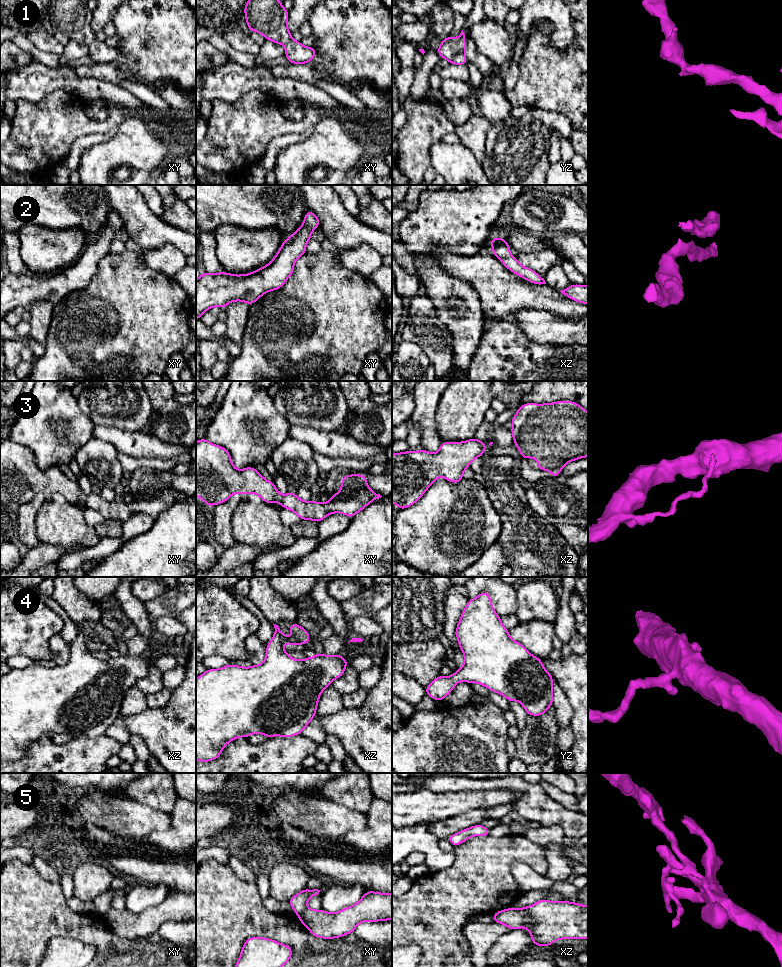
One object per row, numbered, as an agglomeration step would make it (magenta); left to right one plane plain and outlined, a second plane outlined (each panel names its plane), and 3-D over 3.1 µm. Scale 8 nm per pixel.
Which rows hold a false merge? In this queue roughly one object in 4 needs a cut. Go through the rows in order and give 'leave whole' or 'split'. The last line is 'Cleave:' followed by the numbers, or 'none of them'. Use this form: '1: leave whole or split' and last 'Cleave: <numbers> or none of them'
1: leave whole
2: leave whole
3: leave whole
4: leave whole
5: split
Cleave: 5

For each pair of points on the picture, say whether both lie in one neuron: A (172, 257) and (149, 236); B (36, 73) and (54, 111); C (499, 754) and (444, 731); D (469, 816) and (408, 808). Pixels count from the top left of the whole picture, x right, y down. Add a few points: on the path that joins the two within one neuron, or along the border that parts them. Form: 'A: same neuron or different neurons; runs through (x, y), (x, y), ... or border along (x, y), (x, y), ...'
A: different neurons; border along (143, 249), (171, 244), (183, 252)
B: different neurons; border along (70, 92), (56, 89), (36, 102), (24, 100)
C: same neuron; runs through (485, 743), (473, 731), (458, 731)
D: different neurons; border along (481, 809), (469, 809), (443, 820), (435, 821)

